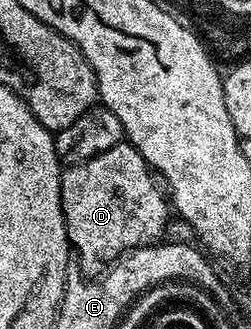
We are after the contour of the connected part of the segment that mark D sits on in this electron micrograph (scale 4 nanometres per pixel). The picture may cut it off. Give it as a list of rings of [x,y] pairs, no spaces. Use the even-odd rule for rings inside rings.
[[[130,143],[114,145],[109,147],[109,151],[101,151],[88,161],[68,165],[62,170],[62,174],[61,207],[67,224],[67,239],[74,256],[75,253],[79,256],[78,268],[84,274],[94,274],[91,272],[98,265],[110,266],[124,253],[164,240],[166,233],[163,232],[167,229],[167,209],[169,213],[168,198],[147,160]]]

